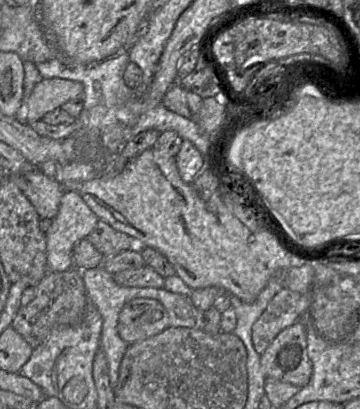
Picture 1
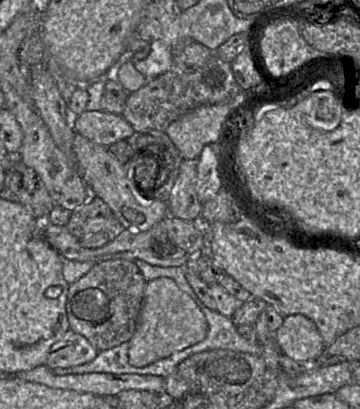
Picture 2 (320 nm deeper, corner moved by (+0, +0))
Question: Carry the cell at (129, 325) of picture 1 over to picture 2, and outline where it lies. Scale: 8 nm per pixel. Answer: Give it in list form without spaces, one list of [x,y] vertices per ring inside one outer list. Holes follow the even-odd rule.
[[[168,277],[147,282],[136,329],[129,341],[128,361],[134,367],[145,367],[205,339],[208,323],[195,301]]]

